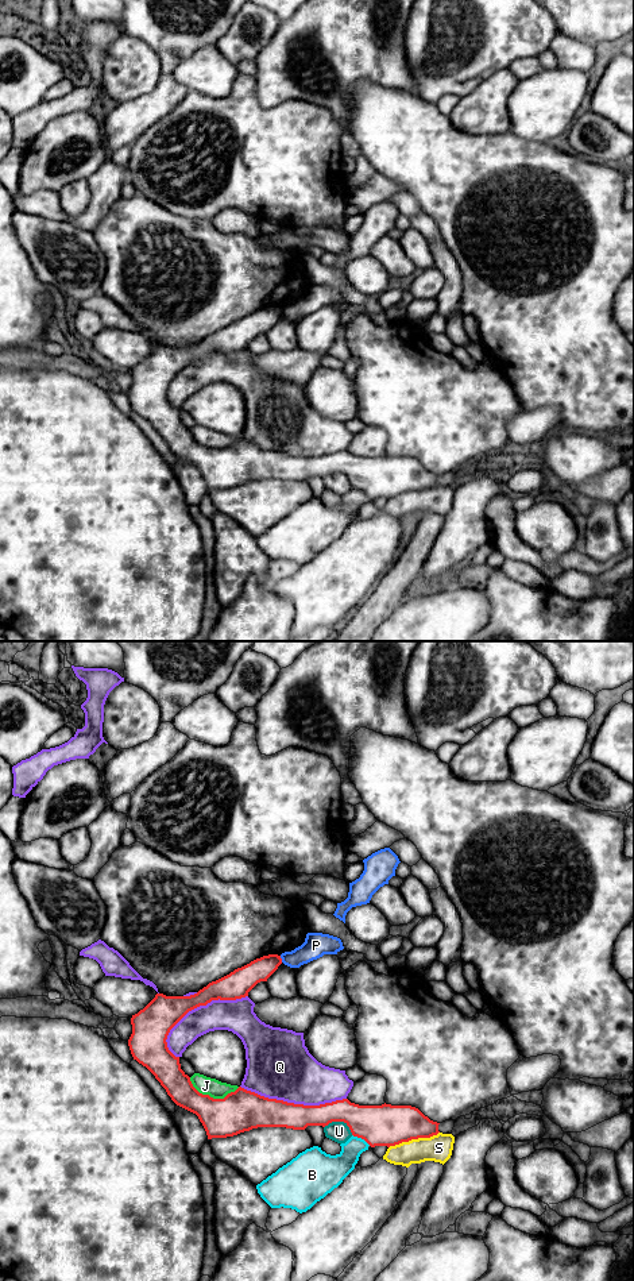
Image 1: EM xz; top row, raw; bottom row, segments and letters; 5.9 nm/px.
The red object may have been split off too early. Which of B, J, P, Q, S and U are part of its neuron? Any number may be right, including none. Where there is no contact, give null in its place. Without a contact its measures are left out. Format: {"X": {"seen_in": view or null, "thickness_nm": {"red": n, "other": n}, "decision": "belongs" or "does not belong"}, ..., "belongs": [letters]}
{"B": {"seen_in": "xz", "thickness_nm": {"red": 240, "other": 170}, "decision": "does not belong"}, "J": {"seen_in": "xz", "thickness_nm": {"red": 240, "other": 110}, "decision": "does not belong"}, "P": {"seen_in": "xz", "thickness_nm": {"red": 150, "other": 150}, "decision": "does not belong"}, "Q": {"seen_in": "xz", "thickness_nm": {"red": 200, "other": 190}, "decision": "does not belong"}, "S": {"seen_in": "xz", "thickness_nm": {"red": 240, "other": 160}, "decision": "does not belong"}, "U": {"seen_in": "xz", "thickness_nm": {"red": 240, "other": 120}, "decision": "does not belong"}, "belongs": []}

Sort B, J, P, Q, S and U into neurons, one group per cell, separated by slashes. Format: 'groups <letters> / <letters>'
groups B / J / P / Q / S / U

